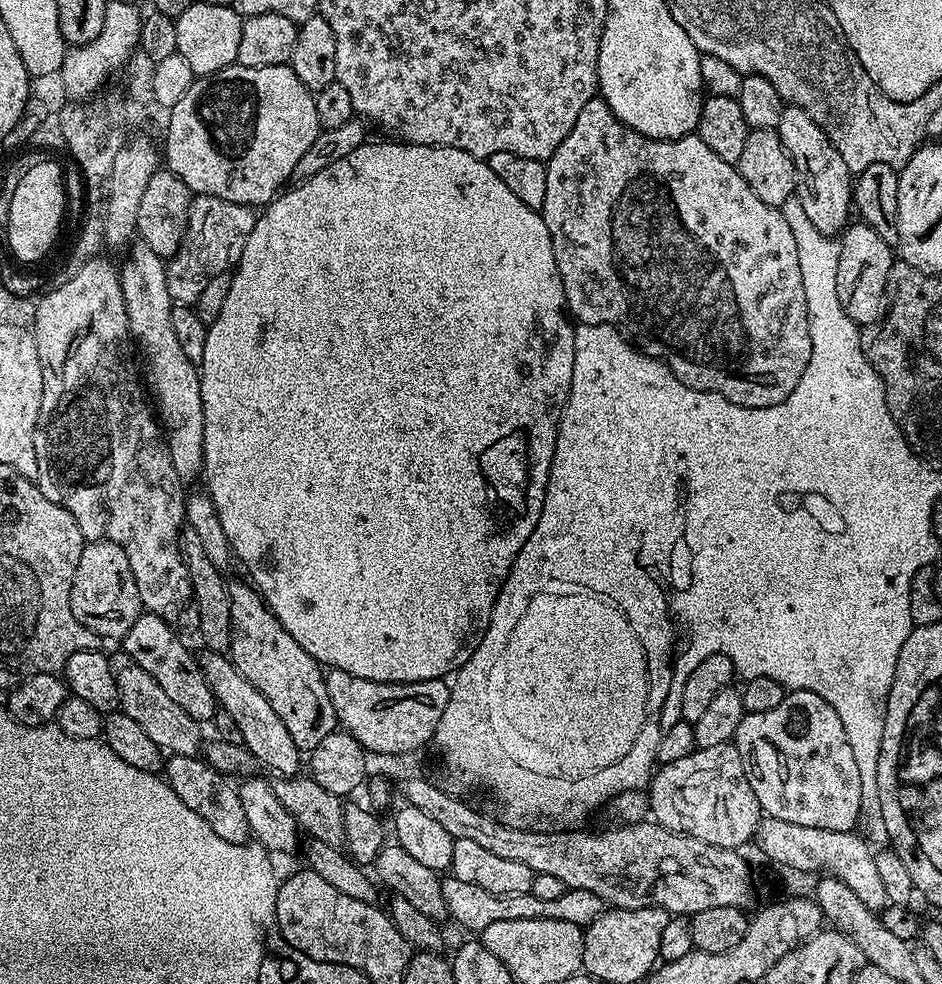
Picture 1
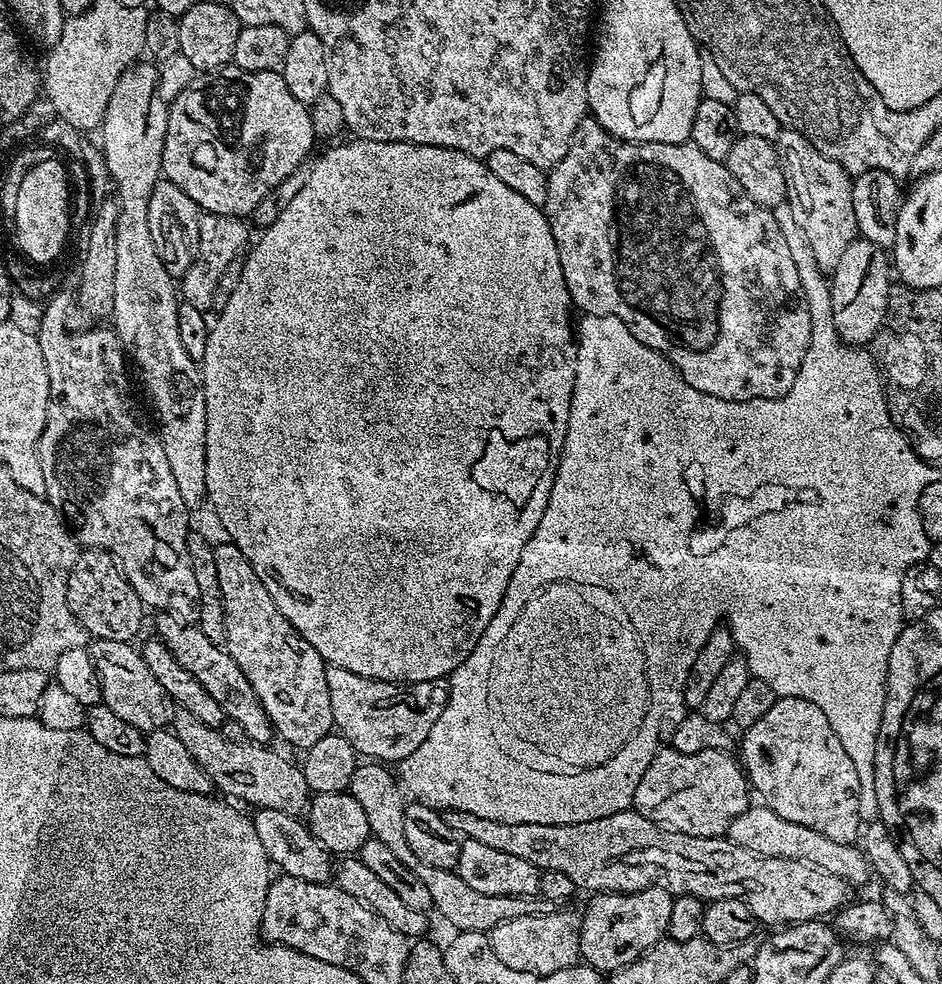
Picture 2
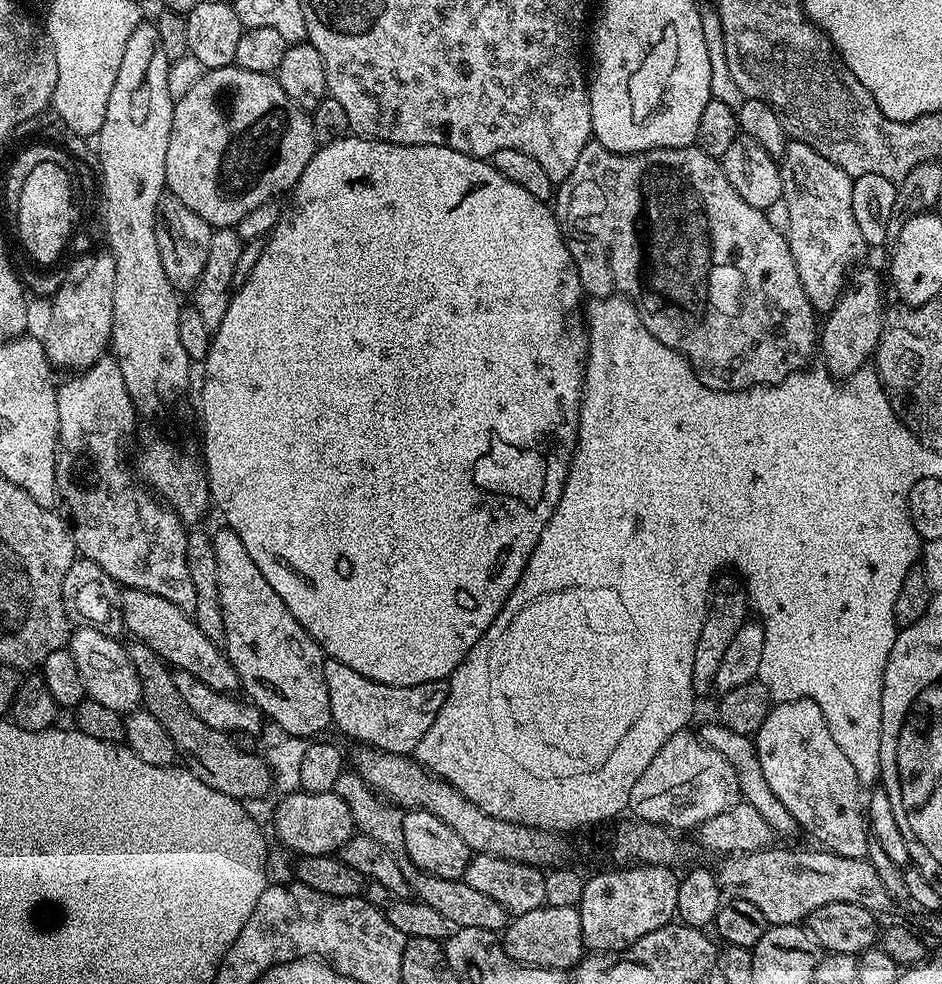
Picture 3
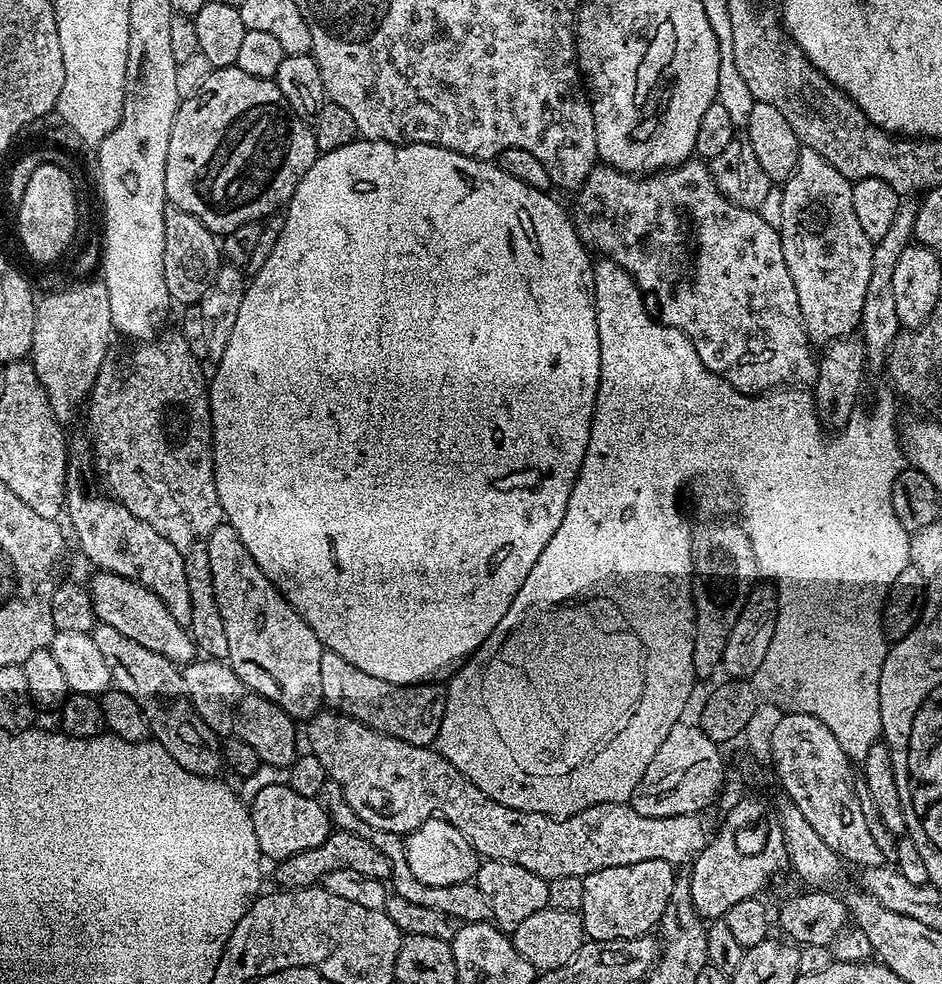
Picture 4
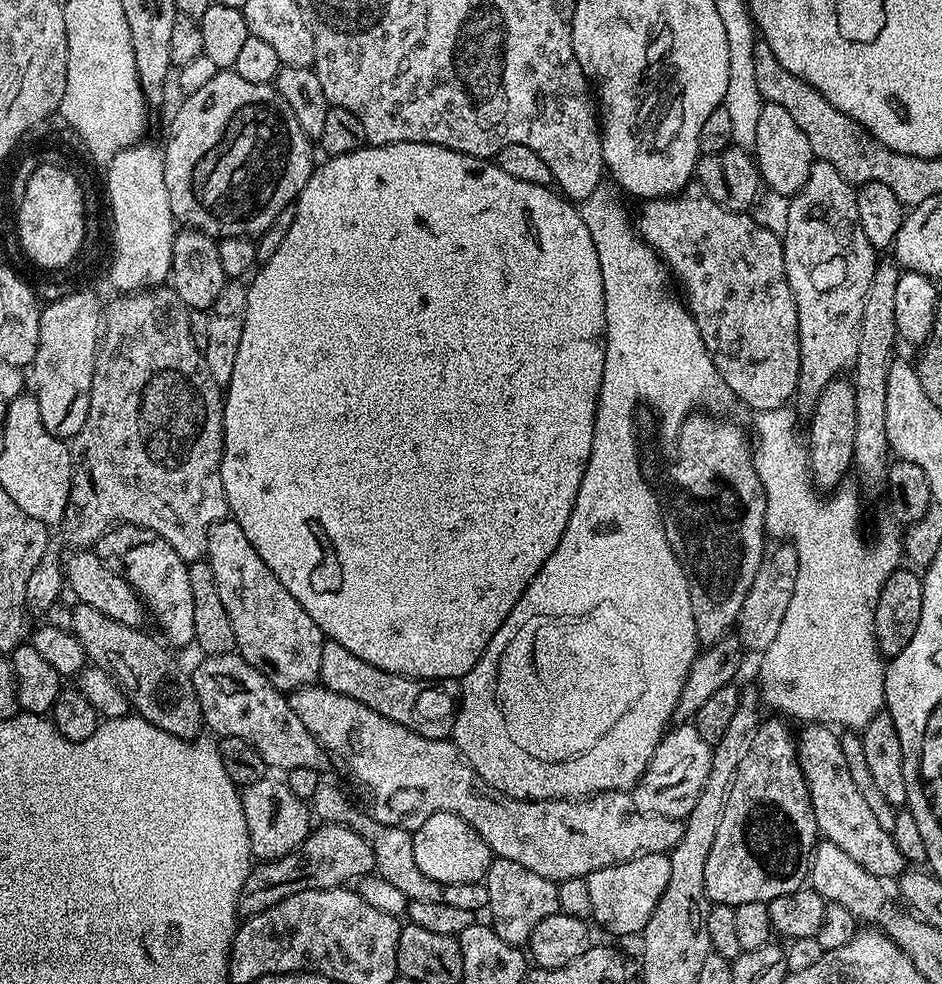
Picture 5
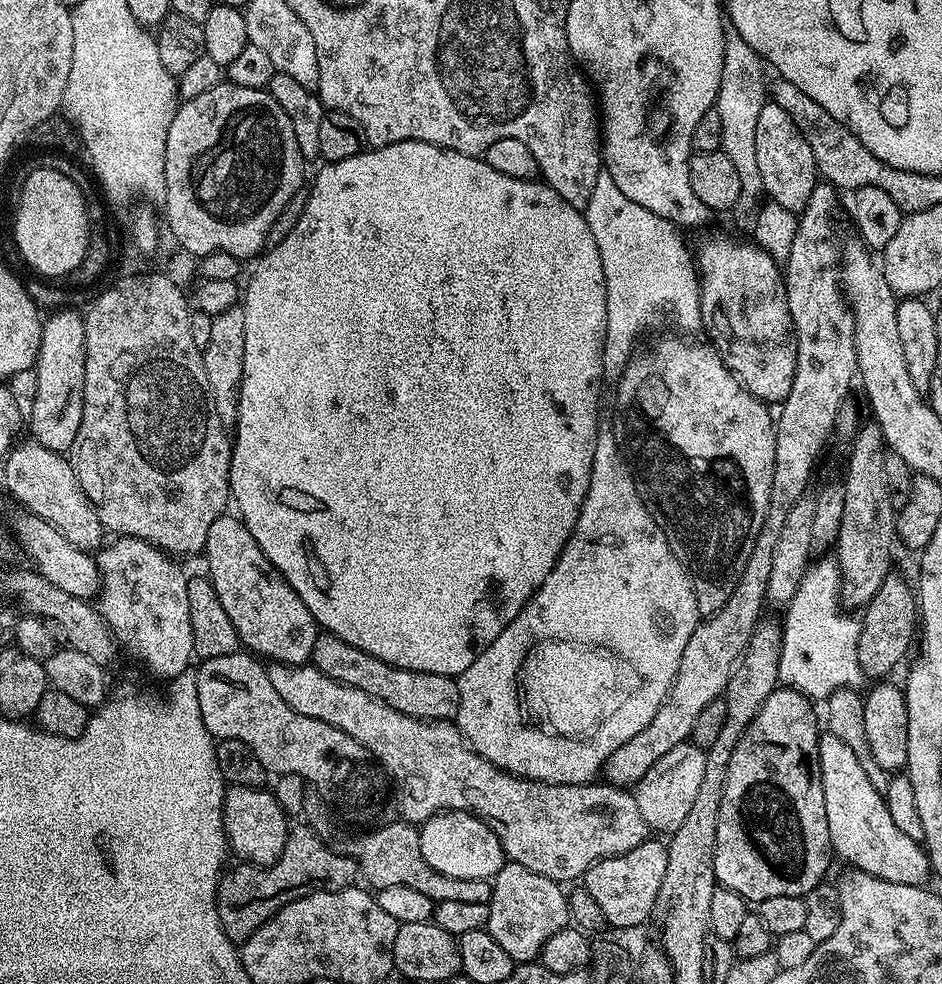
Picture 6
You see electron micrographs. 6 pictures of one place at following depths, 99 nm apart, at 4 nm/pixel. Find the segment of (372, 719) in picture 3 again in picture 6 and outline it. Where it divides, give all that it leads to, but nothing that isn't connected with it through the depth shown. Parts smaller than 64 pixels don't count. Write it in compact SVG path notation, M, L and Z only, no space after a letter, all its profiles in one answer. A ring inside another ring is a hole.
M321 631L314 642L311 664L322 674L332 680L337 680L358 690L366 690L374 698L386 702L386 706L394 706L407 716L419 720L447 720L455 721L460 705L460 685L451 676L416 672L411 668L395 668L378 658L374 654L366 654L366 650L358 650L358 646L350 646L350 642L342 642L334 634Z

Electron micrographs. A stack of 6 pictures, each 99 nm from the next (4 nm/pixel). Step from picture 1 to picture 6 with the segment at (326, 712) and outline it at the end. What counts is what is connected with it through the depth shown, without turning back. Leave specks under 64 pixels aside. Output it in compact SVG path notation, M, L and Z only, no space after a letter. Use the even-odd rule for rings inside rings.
M225 514L214 518L214 523L210 526L210 534L206 534L206 546L202 553L203 559L208 559L208 569L206 575L212 581L214 590L218 594L218 602L222 602L222 607L226 609L226 614L230 614L230 622L234 622L234 630L238 630L240 635L240 643L249 653L255 654L257 657L265 658L264 656L272 656L268 658L275 658L280 662L287 662L290 664L306 664L312 659L312 651L314 650L314 642L318 635L318 625L316 619L310 614L310 610L306 610L306 606L302 602L302 598L298 598L298 594L288 585L286 578L279 570L274 567L266 558L266 554L262 554L262 550L258 546L258 542L254 542L254 538L250 534L250 530L236 514Z

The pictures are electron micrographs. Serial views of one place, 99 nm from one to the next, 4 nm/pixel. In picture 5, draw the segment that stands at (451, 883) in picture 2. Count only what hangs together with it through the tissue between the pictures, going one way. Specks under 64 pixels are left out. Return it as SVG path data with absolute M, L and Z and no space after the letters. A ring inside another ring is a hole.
M322 778L314 789L310 799L310 808L317 821L326 824L345 824L354 834L366 838L370 850L374 850L376 859L376 872L386 882L402 890L409 901L418 902L446 902L446 906L458 906L462 910L470 910L474 914L488 907L488 885L481 882L458 882L457 884L443 884L434 878L426 878L422 870L418 870L418 862L414 862L414 846L412 845L412 832L400 826L386 826L378 822L367 811L355 808L348 801L348 796L328 778Z

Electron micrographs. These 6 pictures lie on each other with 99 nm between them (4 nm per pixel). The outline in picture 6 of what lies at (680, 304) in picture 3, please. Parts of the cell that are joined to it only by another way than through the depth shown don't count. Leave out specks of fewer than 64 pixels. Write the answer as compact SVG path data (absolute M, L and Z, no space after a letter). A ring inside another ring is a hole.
M705 231L697 244L694 244L694 259L696 261L696 271L700 273L700 322L703 331L708 331L707 339L713 348L726 362L726 366L740 380L740 384L750 394L754 394L758 399L764 401L769 406L779 406L784 403L786 394L790 394L790 386L794 386L794 370L796 369L796 332L792 328L792 315L790 314L790 302L786 298L786 286L784 285L784 273L781 265L776 262L764 248L753 242L751 239L739 240L736 236L727 236L724 232Z

